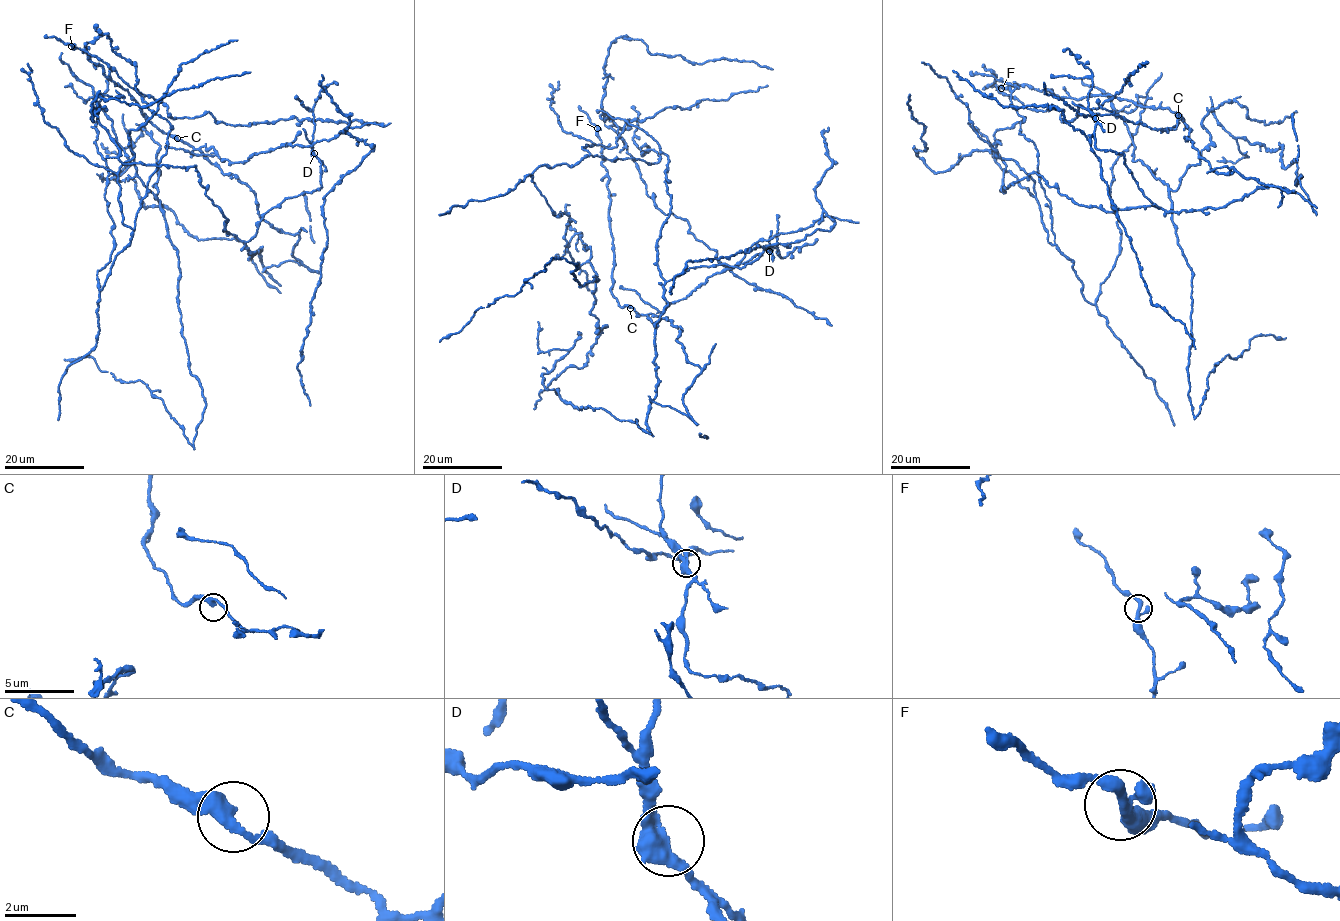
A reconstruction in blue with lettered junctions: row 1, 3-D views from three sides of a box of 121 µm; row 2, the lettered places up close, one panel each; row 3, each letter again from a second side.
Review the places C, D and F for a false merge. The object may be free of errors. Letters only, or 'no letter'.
D

